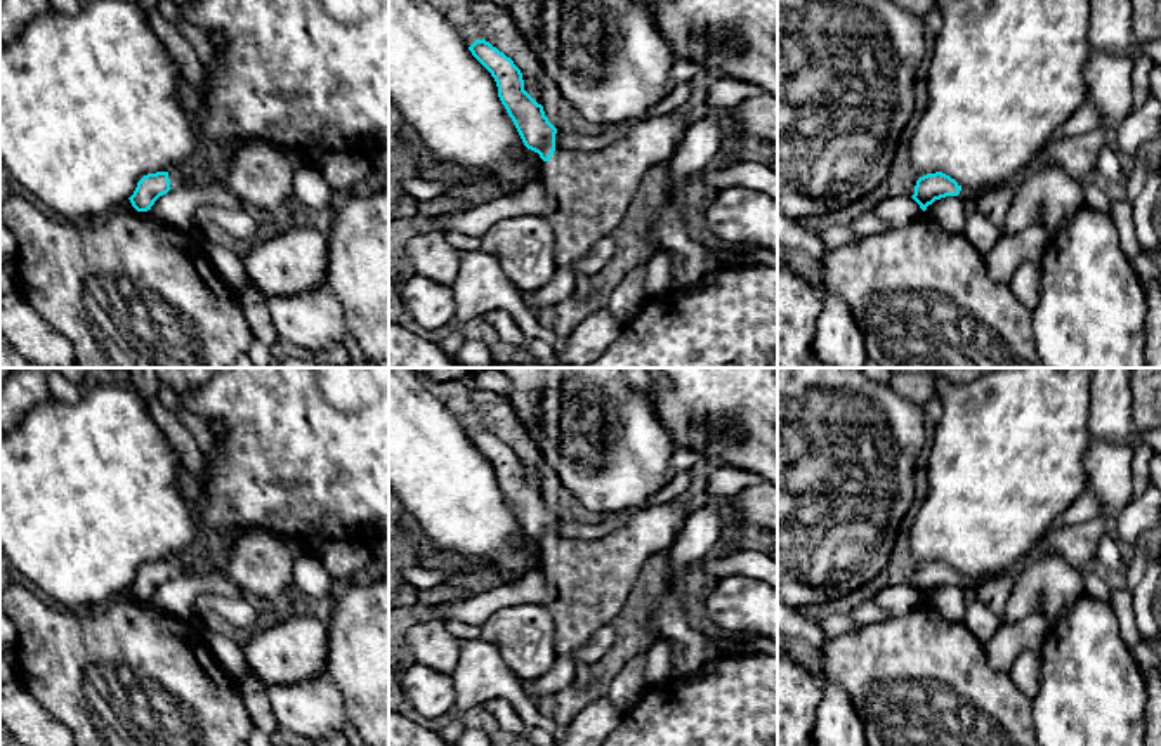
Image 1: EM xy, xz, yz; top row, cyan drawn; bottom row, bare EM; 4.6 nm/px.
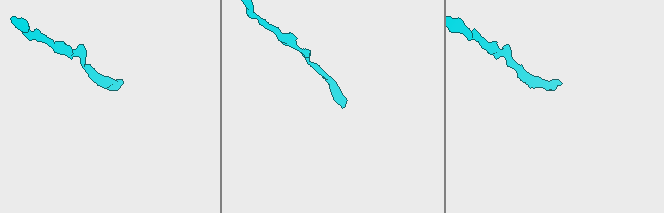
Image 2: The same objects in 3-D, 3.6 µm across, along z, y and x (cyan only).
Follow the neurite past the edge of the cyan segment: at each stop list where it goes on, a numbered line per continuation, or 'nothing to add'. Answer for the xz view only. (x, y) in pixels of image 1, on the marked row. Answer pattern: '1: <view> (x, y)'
1: xz (594, 189)

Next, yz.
1: yz (965, 193)

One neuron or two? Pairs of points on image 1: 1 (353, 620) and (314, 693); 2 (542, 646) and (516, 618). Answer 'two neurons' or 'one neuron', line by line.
1: two neurons
2: one neuron

